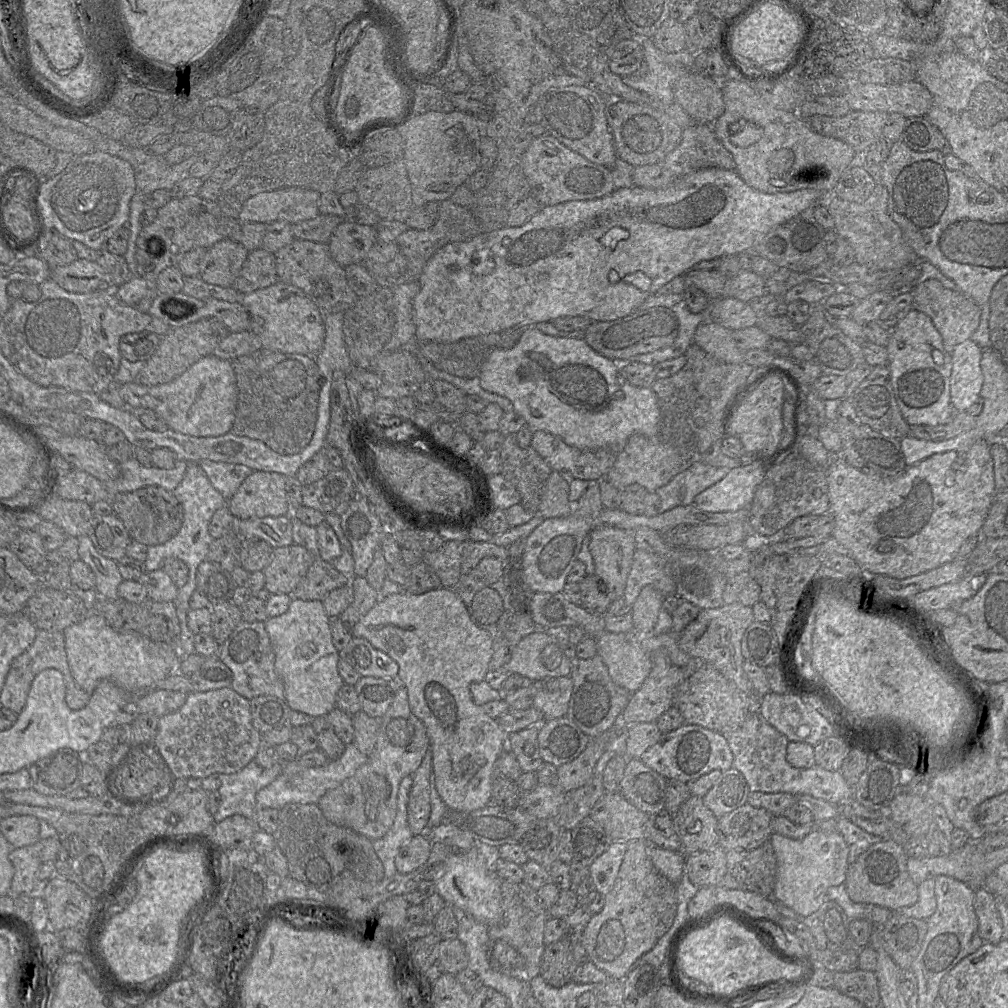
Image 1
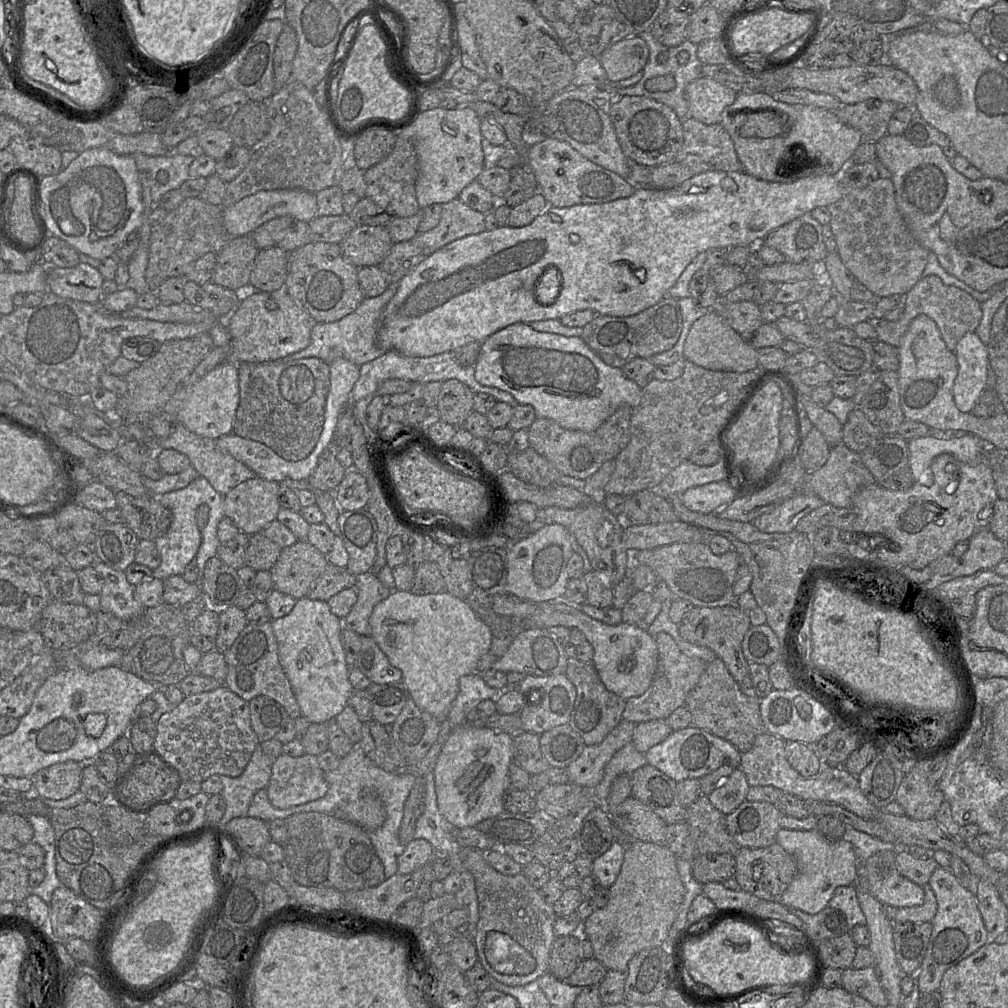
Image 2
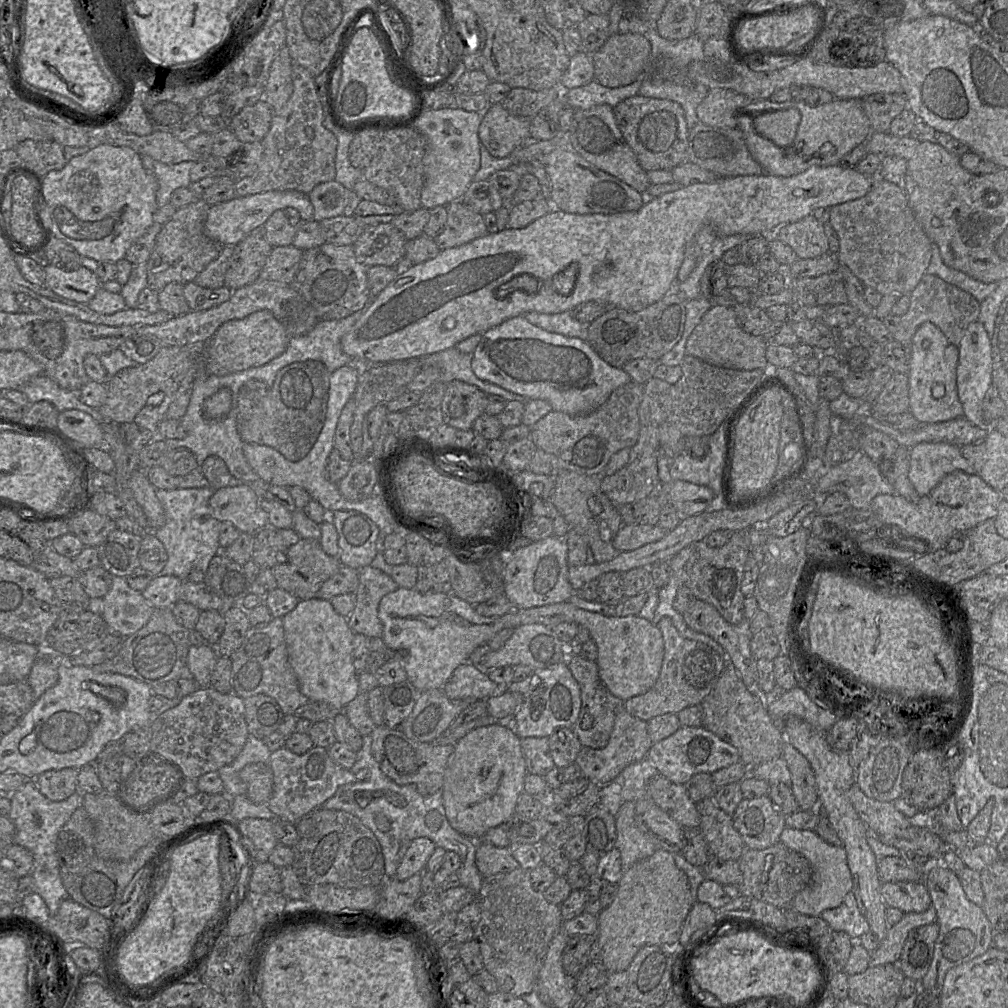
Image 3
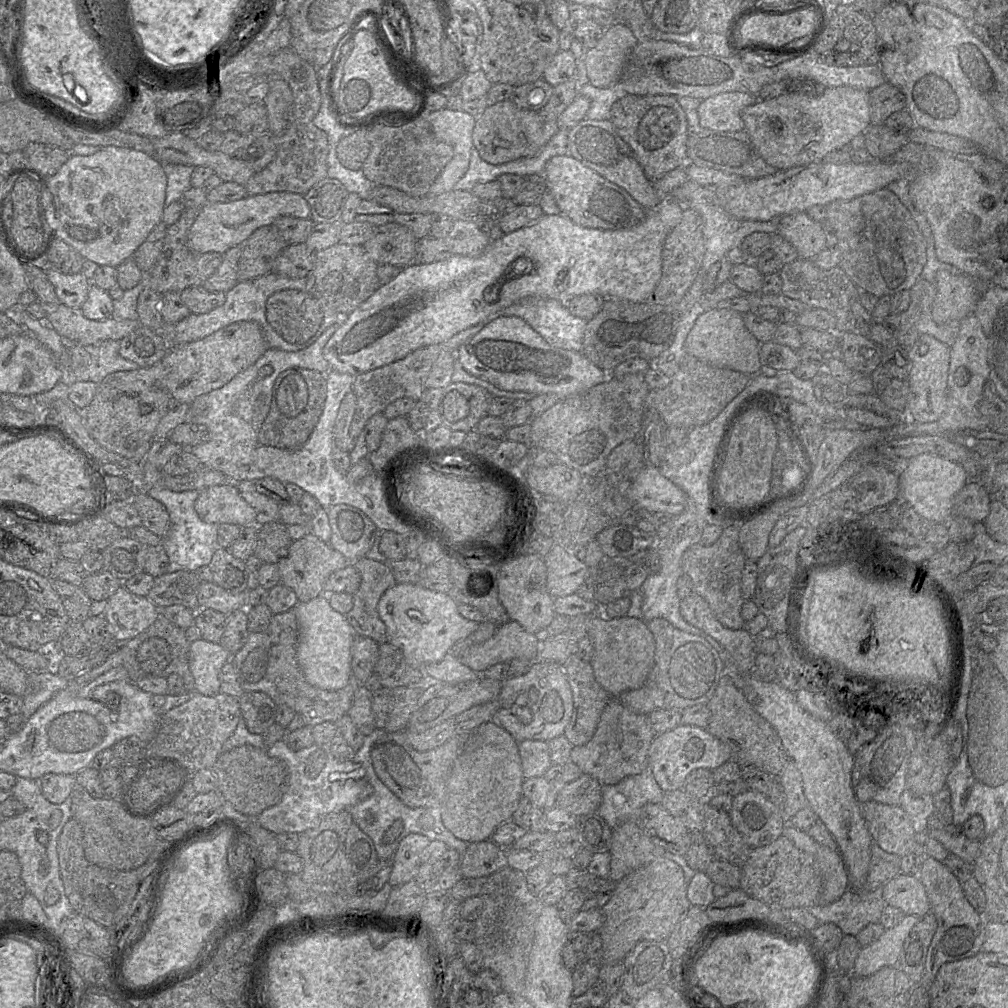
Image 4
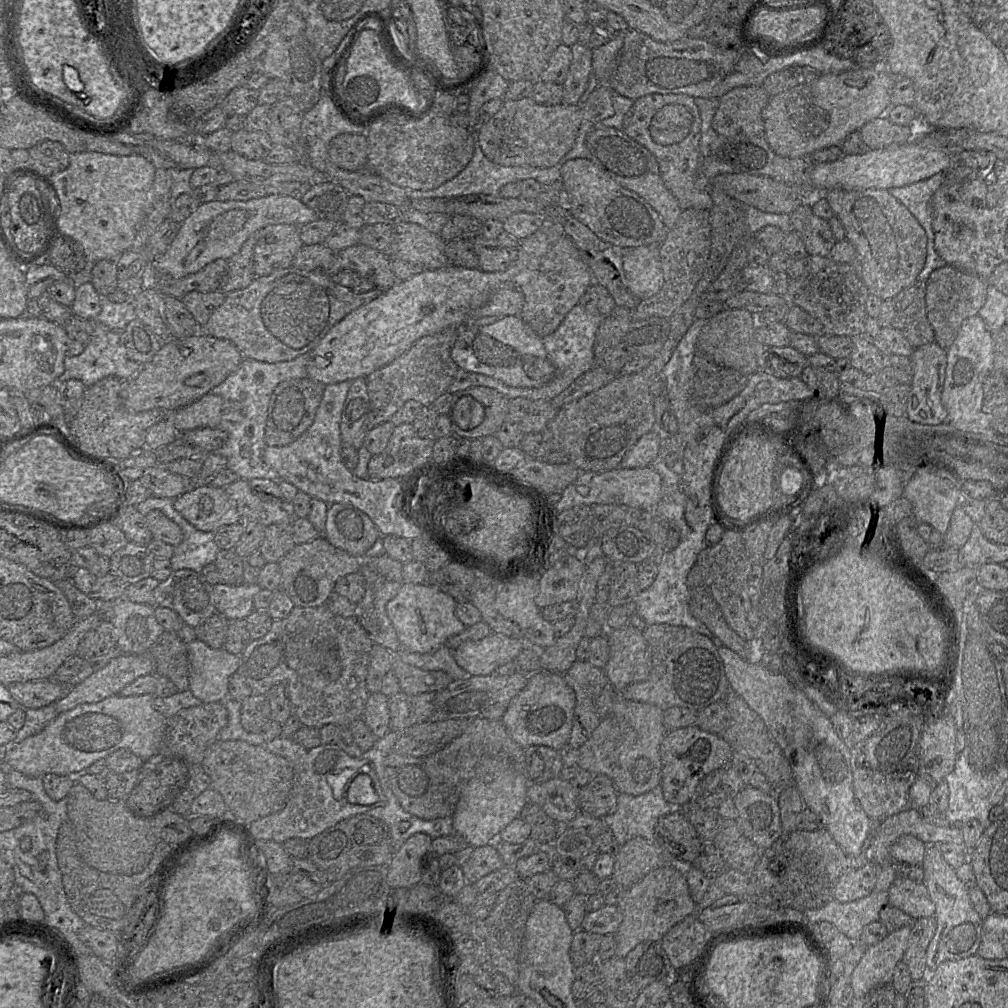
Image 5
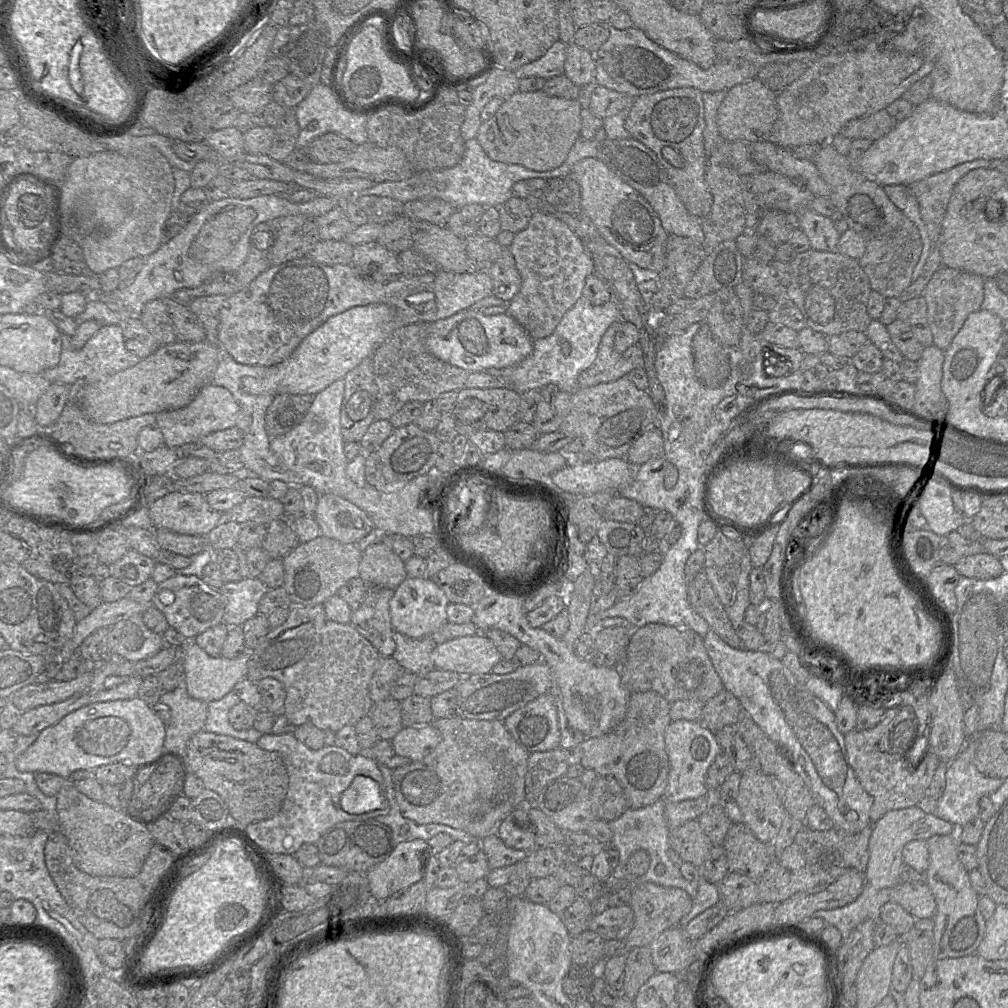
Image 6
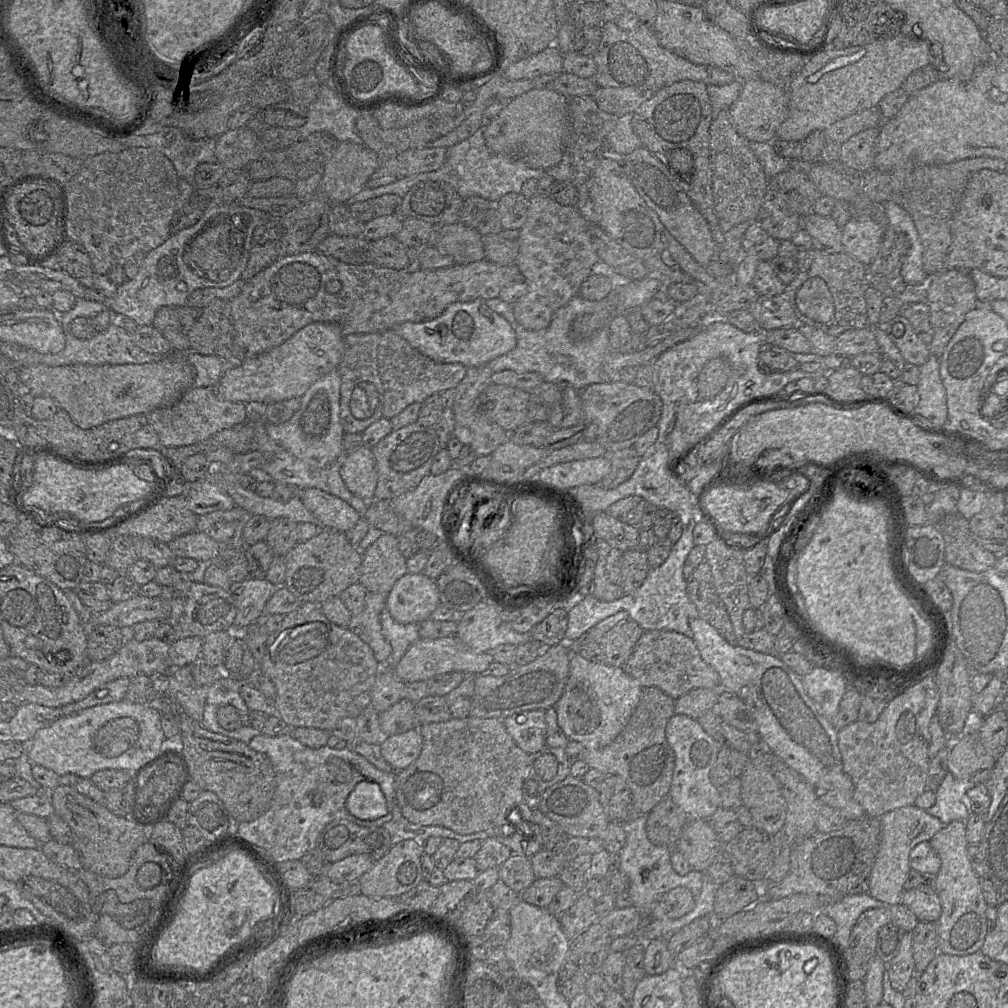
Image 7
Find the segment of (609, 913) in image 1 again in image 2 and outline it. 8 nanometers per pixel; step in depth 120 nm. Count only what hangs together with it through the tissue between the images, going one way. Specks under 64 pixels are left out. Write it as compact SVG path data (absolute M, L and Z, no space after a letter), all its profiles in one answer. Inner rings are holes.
M629 841L625 845L624 860L620 873L609 888L606 906L595 911L582 923L580 935L587 939L594 951L594 958L607 971L625 973L629 962L639 952L654 947L666 947L669 931L675 922L684 900L684 885L676 867L677 857L665 844Z

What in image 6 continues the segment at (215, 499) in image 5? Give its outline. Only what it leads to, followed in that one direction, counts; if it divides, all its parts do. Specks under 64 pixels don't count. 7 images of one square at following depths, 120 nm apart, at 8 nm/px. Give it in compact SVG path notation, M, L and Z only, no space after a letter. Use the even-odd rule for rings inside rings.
M172 491L147 507L154 529L179 534L206 537L223 520L223 515L208 505L201 493Z

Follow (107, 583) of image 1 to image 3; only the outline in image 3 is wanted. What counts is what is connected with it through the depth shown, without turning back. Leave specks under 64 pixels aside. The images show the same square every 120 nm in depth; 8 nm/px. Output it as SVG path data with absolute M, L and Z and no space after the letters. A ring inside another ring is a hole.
M113 577L111 589L103 600L101 616L108 630L123 638L140 630L155 610L141 592L128 585L124 577Z

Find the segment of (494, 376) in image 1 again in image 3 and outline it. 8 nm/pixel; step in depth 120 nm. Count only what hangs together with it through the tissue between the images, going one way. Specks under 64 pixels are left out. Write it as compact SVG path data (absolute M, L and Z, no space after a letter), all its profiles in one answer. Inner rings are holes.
M524 316L508 319L483 333L471 357L471 368L478 379L528 400L544 400L553 411L570 416L593 412L607 401L613 391L630 382L629 375L622 368L614 368L604 362L587 341L548 332L532 325Z

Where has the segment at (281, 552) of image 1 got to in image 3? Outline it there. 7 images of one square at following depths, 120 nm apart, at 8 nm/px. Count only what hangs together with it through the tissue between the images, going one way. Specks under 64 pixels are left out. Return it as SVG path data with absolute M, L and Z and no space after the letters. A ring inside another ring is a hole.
M301 538L288 548L284 559L271 569L279 588L293 594L299 600L307 600L318 597L317 593L321 585L341 566L337 557L332 557L324 552L319 541Z

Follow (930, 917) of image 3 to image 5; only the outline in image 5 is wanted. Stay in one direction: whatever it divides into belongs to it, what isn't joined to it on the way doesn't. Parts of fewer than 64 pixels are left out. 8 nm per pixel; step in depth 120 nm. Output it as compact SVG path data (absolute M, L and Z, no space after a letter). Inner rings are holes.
M911 926L889 932L883 940L866 948L851 977L855 997L892 982L895 968L906 951Z

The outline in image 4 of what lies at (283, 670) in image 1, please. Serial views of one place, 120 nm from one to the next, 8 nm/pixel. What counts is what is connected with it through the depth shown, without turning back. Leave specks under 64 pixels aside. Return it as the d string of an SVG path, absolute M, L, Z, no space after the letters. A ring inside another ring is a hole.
M328 595L308 602L298 602L293 609L298 624L296 656L307 682L327 691L344 688L352 676L352 645L356 634L345 615L335 611Z

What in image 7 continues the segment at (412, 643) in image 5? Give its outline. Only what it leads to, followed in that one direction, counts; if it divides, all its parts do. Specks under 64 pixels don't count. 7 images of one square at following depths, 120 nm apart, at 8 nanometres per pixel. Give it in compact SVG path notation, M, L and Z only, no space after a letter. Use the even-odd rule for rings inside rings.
M406 573L386 595L386 610L399 623L419 624L440 605L436 581L422 573Z

